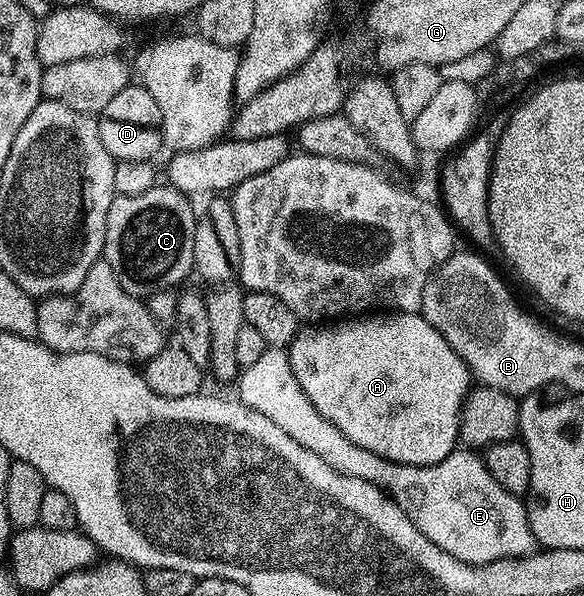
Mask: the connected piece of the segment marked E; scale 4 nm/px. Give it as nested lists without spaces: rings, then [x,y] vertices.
[[[268,347],[263,357],[240,372],[235,386],[241,402],[279,425],[279,429],[283,429],[291,441],[299,441],[303,449],[319,453],[331,469],[381,488],[411,517],[415,529],[419,529],[427,541],[439,545],[439,549],[451,553],[451,557],[481,567],[491,561],[521,559],[534,554],[538,542],[531,533],[528,506],[522,496],[507,493],[507,489],[491,477],[484,458],[476,450],[454,449],[435,465],[416,467],[384,459],[355,445],[311,405],[307,393],[303,393],[299,381],[295,381],[289,352],[284,347]]]

